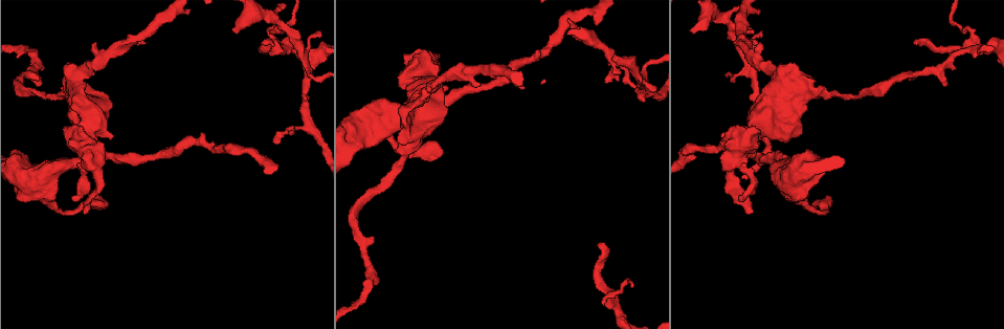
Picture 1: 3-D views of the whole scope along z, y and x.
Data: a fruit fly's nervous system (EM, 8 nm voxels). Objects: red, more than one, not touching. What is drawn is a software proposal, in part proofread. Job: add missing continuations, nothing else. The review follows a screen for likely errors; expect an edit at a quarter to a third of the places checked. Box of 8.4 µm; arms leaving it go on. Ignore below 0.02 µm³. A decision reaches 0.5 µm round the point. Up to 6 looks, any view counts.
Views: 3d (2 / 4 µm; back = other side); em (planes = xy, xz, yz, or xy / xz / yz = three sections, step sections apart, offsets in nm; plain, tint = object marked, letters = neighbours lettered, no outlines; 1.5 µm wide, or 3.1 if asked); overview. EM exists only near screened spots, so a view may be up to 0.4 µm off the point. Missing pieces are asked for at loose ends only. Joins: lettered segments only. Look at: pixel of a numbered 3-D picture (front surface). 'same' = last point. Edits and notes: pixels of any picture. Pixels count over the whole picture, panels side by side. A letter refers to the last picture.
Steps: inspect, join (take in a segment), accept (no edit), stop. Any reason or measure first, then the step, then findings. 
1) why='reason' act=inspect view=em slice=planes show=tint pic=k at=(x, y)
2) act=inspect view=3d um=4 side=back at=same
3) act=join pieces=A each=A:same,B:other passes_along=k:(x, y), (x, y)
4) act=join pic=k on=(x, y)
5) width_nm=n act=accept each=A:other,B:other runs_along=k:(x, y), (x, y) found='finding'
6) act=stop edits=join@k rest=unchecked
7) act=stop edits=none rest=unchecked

why='thin end' act=inspect view=em slice=planes show=plain pic=1 at=(108, 202)

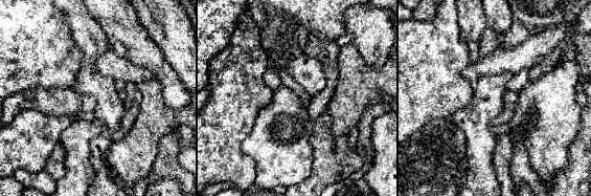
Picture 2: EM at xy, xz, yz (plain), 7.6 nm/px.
act=inspect view=em slice=planes show=letters at=same

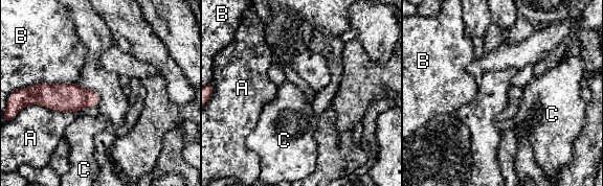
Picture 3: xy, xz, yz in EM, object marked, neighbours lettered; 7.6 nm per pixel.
width_nm=160 act=accept each=A:other,B:other,C:other border=3:(77, 83), (37, 83), (28, 87) found='no lettered segment goes on from it'

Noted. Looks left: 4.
why='tapers out' act=inspect view=em slice=planes show=letters pic=1 at=(599, 246)

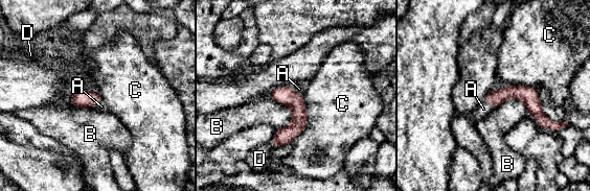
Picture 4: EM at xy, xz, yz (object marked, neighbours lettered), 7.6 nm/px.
longest_contact=C:360nm act=join pieces=A each=A:same,B:other,C:other,D:other found='the neuron continues'

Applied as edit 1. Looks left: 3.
why='an open end' act=inspect view=3d um=4 pic=1 at=(232, 29)

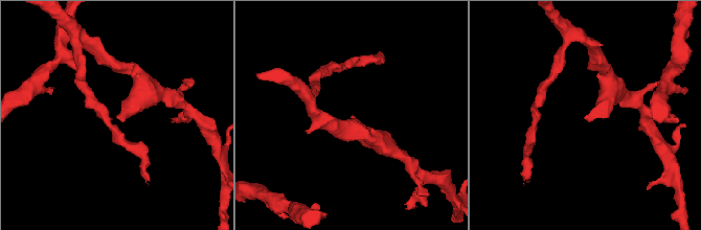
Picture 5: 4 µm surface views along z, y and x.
why='now the EM' act=inspect view=em slice=planes show=letters pic=5 at=(587, 117)

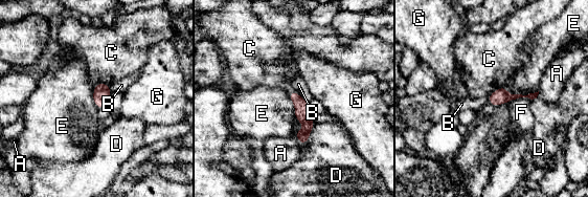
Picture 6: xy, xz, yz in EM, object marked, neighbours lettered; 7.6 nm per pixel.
longest_contact=E:260nm act=accept each=A:other,B:other,C:other,D:other,E:other,F:other,G:other border=6:(504, 85), (516, 94), (538, 90) found='no lettered segment goes on from it'

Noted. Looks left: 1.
act=stop edits=join@4 rest=unchecked

